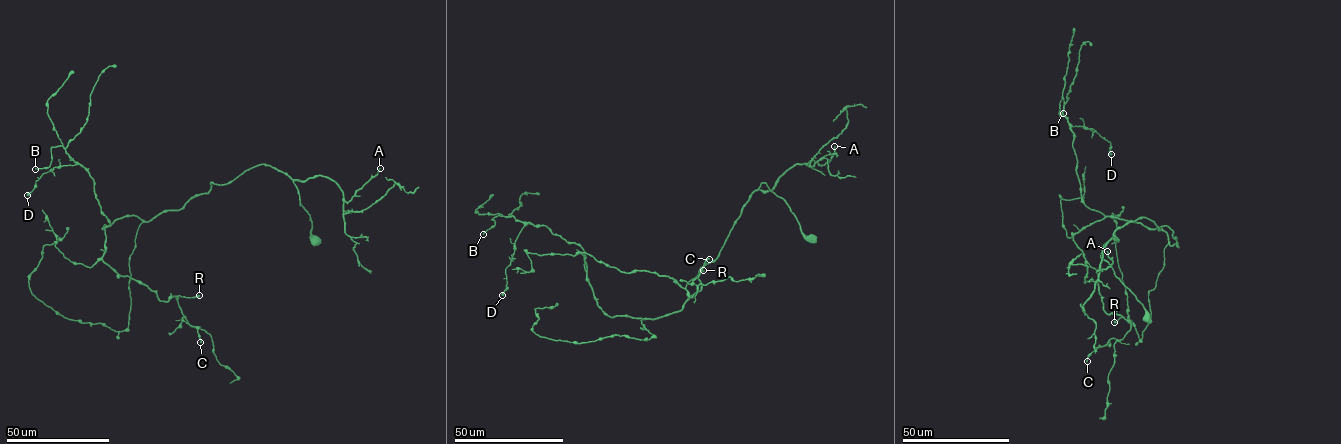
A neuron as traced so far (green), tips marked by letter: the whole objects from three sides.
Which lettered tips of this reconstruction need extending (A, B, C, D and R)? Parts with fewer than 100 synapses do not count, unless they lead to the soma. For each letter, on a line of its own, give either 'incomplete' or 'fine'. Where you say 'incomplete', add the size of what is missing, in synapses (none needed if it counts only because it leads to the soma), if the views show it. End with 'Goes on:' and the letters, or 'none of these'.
A: fine
B: fine
C: fine
D: fine
R: fine
Goes on: none of these

